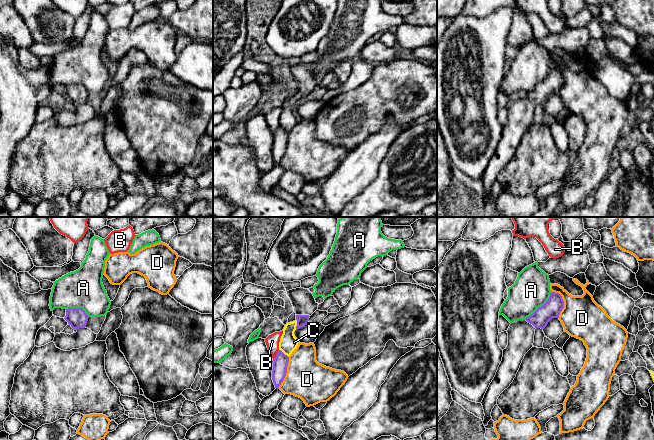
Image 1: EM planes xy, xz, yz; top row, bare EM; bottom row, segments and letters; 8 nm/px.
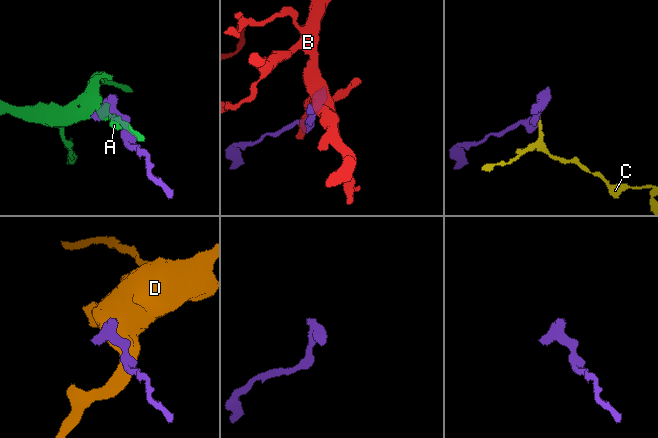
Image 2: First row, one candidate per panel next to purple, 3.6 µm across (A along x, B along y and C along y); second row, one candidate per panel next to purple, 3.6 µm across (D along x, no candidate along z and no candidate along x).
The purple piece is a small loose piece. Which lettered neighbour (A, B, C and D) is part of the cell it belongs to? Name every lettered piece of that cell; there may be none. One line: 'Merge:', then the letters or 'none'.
Merge: none

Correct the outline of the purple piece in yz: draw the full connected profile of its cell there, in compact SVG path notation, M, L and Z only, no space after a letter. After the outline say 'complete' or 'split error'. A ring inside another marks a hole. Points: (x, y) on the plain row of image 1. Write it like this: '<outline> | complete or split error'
M551 68L548 77L525 96L510 100L508 121L503 126L502 137L481 178L484 202L492 195L491 188L500 170L513 158L525 130L533 123L535 105L544 105L552 94L559 94L564 77L559 69Z | split error

